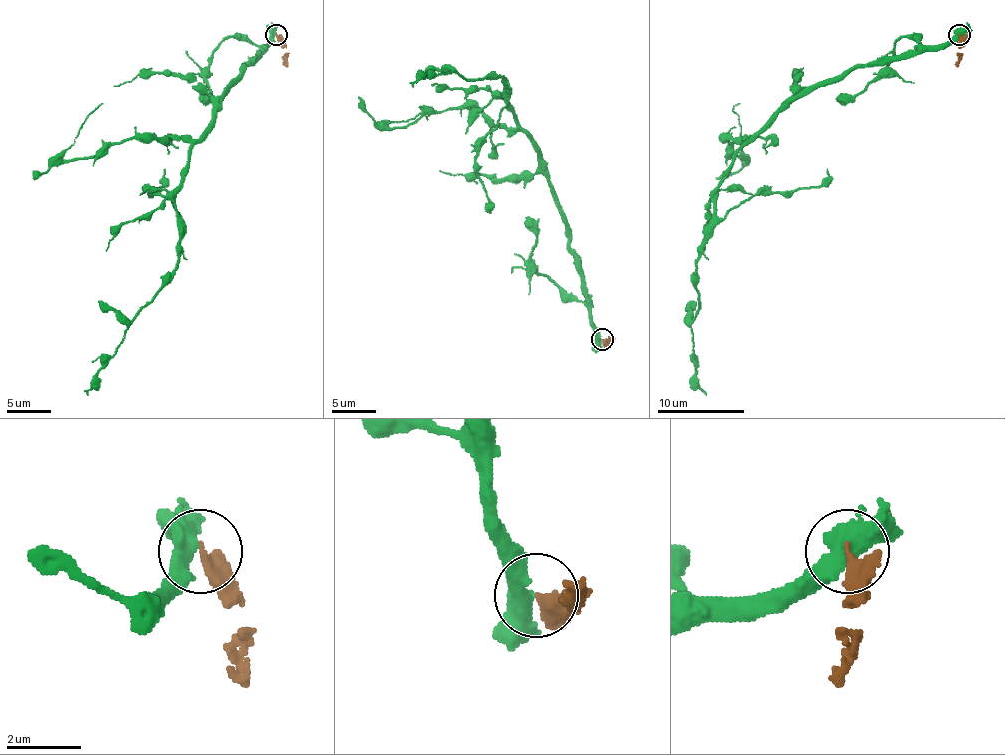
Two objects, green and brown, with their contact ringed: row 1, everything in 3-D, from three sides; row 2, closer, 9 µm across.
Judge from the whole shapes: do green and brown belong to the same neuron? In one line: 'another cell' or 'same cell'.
another cell

